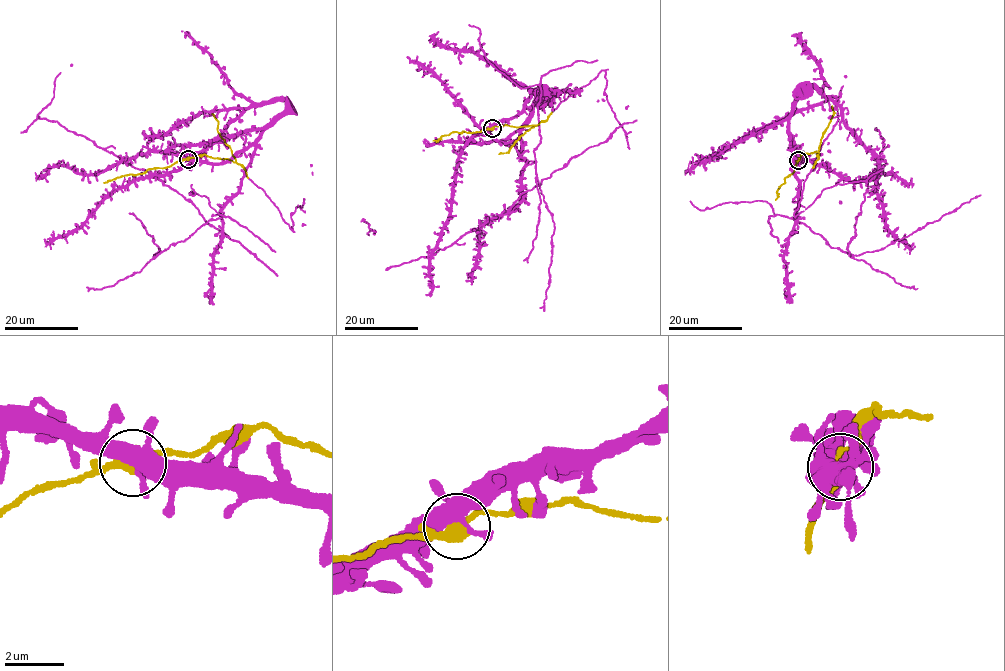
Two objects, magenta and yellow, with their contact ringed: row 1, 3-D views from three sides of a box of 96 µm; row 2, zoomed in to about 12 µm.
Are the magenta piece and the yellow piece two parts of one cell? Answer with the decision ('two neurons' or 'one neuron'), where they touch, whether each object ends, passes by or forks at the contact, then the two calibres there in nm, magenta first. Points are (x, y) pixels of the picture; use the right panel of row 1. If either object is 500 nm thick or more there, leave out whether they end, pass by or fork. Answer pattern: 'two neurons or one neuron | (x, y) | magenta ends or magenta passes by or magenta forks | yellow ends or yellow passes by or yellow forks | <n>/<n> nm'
one neuron | (798, 160) | magenta forks | yellow passes by | 440/440 nm

